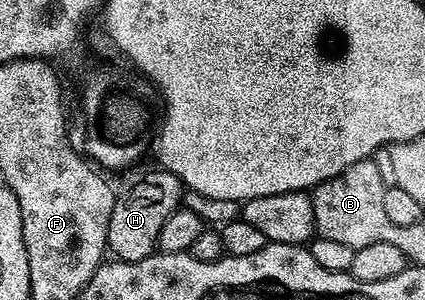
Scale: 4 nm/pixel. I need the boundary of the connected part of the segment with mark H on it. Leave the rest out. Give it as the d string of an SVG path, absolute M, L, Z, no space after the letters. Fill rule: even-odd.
M154 170L140 183L133 184L124 195L122 192L113 205L113 213L109 217L107 251L121 261L141 261L156 254L161 225L165 225L169 216L178 211L182 204L185 194L182 181L168 171Z

